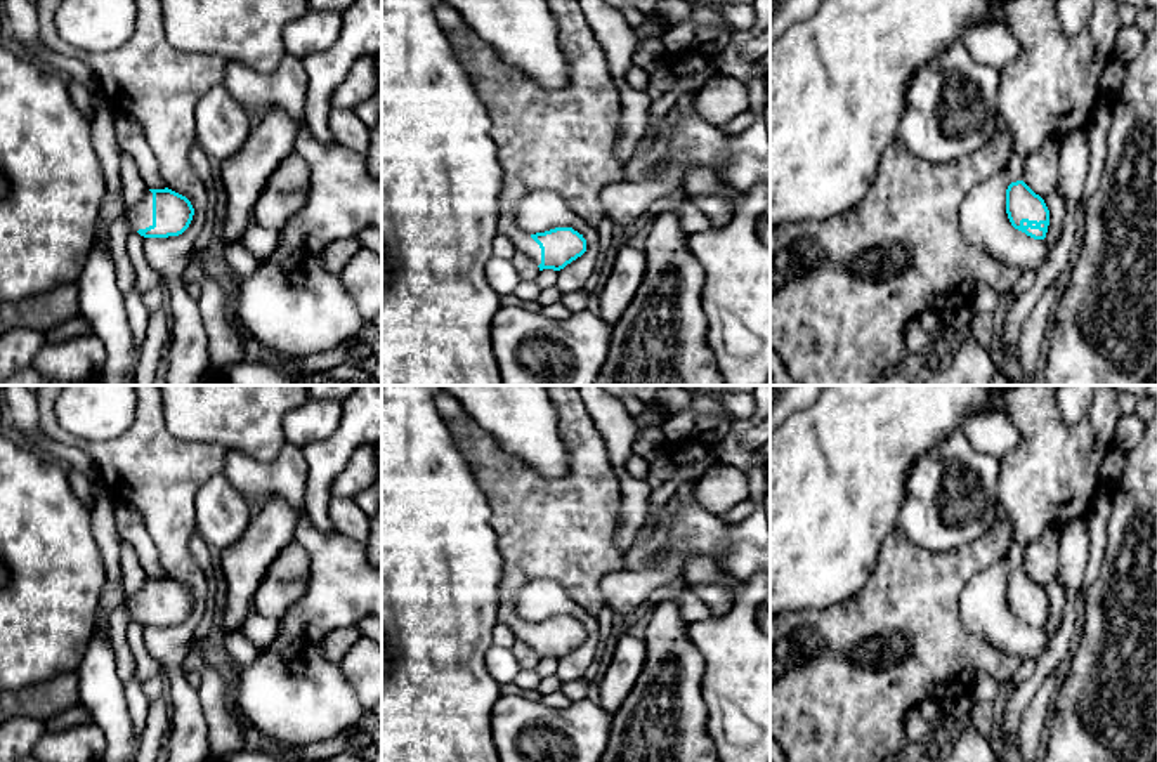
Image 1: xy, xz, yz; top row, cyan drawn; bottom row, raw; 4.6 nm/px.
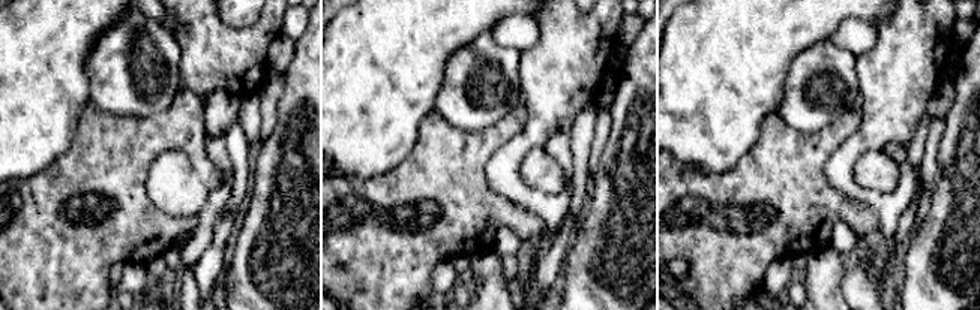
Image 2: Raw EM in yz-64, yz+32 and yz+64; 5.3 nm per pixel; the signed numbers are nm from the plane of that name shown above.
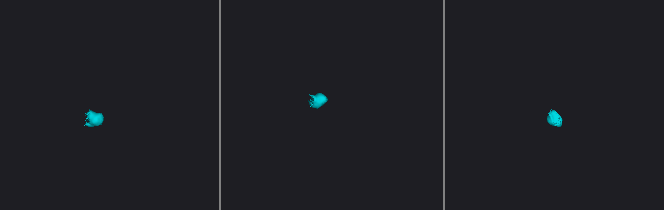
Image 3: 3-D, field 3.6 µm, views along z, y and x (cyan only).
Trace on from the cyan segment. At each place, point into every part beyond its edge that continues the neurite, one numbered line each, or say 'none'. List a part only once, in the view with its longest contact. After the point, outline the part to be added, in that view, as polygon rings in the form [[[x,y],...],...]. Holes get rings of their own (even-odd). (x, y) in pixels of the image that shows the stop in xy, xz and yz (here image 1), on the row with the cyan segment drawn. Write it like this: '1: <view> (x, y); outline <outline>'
1: xy (139, 216); outline [[[147,191],[142,200],[128,210],[128,226],[132,231],[153,226],[153,193]]]

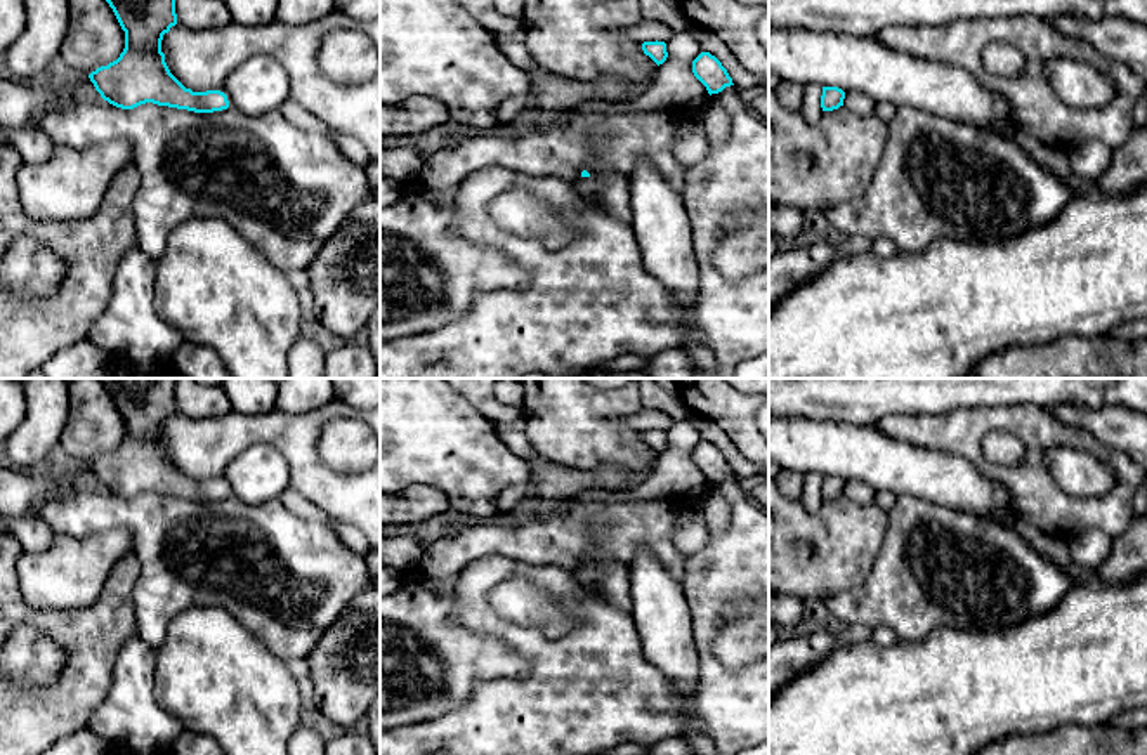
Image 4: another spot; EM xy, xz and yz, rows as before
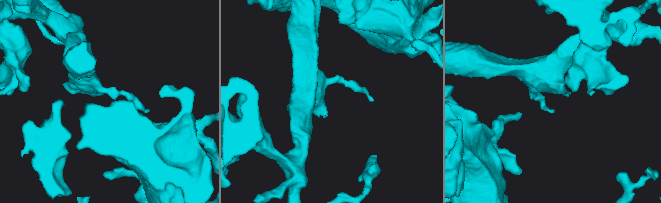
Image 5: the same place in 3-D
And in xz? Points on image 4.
1: xz (611, 190); outline [[[607,172],[581,177],[578,189],[600,203],[611,215],[632,226],[630,186],[625,174]]]

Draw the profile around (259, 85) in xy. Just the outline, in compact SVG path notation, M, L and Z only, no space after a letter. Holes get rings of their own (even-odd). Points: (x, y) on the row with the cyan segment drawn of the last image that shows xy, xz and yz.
M253 56L226 80L233 106L248 116L278 109L290 97L290 82L283 66L269 56Z

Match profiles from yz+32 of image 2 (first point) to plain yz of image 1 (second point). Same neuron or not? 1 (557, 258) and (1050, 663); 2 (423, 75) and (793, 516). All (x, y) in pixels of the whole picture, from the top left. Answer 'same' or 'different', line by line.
1: different
2: same

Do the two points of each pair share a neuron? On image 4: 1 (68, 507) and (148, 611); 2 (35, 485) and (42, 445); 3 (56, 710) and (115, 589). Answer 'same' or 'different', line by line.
1: same
2: different
3: same

